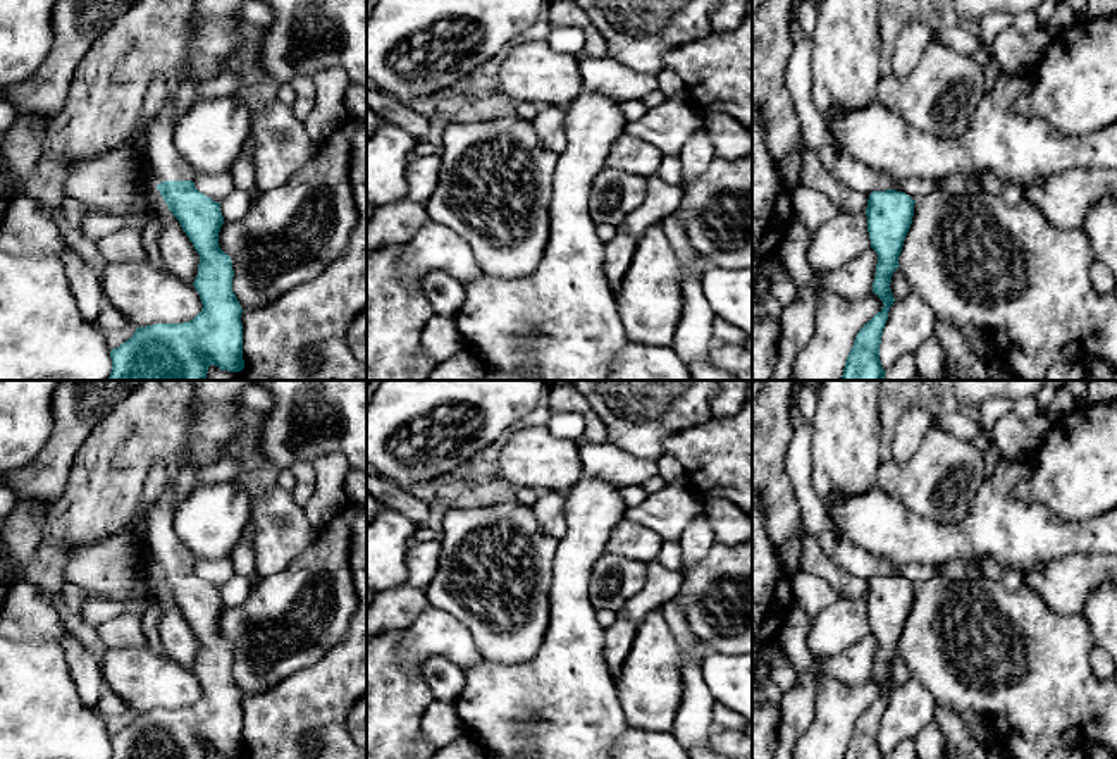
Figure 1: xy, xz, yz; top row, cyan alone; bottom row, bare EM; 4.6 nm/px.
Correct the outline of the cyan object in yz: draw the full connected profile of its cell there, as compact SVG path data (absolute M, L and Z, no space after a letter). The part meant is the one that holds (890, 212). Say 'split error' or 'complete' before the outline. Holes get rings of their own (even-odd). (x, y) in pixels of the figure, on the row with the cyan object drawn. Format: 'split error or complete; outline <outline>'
split error; outline M952 174L938 182L935 193L917 200L895 189L869 194L867 232L878 255L873 293L885 306L857 332L840 380L885 380L879 344L895 301L890 282L897 268L912 291L929 305L936 320L948 320L959 329L966 325L981 329L990 337L993 353L1010 368L1010 375L1021 380L1043 380L1057 361L1103 360L1117 370L1117 299L1112 294L1100 294L1091 284L1089 268L1095 255L1088 234L1081 227L1052 225L1029 201L1009 205L1000 194L988 194L976 177Z

